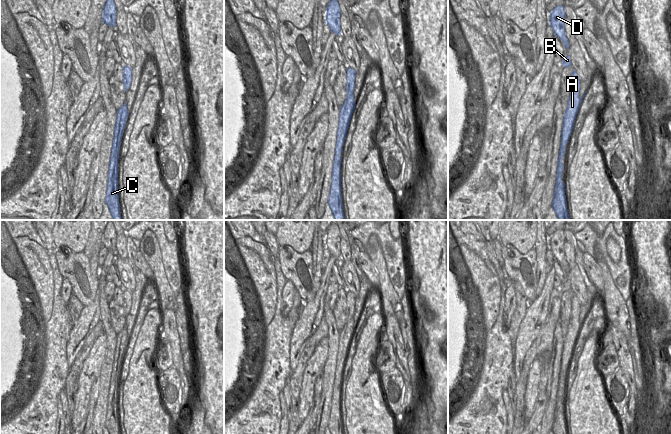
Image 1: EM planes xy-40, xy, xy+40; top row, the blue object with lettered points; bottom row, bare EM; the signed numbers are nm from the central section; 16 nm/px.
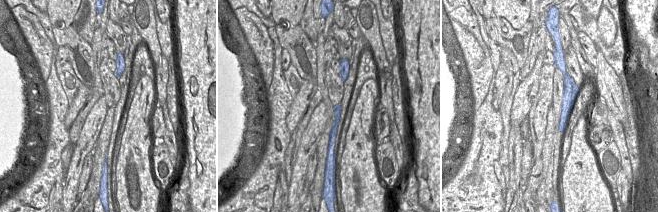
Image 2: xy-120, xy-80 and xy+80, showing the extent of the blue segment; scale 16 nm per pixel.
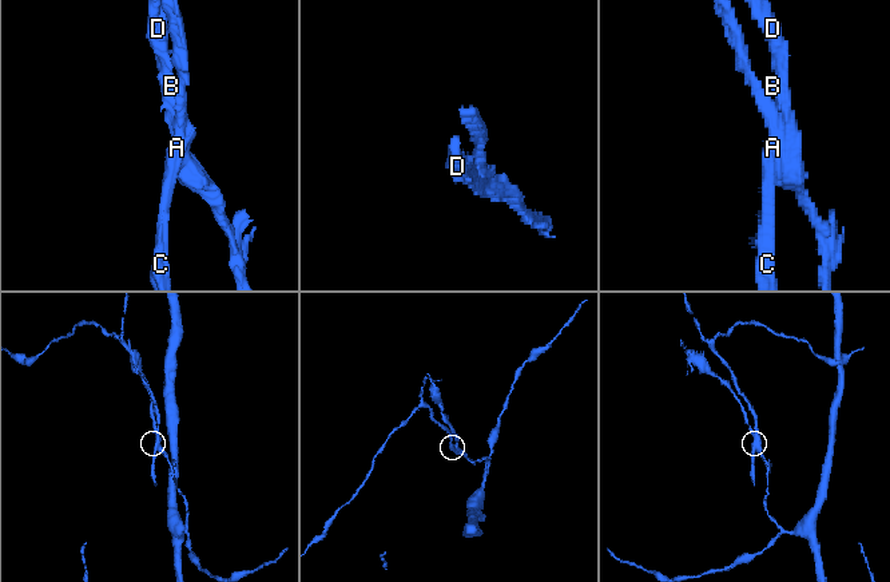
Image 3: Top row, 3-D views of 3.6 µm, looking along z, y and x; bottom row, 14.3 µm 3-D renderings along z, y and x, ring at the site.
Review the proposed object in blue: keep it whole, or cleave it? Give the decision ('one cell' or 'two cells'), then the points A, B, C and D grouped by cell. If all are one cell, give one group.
two cells | A C / B D

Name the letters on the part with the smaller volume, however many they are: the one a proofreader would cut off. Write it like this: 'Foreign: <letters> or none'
Foreign: A, C

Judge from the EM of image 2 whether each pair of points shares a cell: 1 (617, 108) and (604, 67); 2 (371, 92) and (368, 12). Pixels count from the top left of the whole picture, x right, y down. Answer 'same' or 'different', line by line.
1: same
2: different

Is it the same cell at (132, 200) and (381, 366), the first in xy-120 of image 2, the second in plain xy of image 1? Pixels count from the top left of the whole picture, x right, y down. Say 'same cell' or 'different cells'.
different cells

